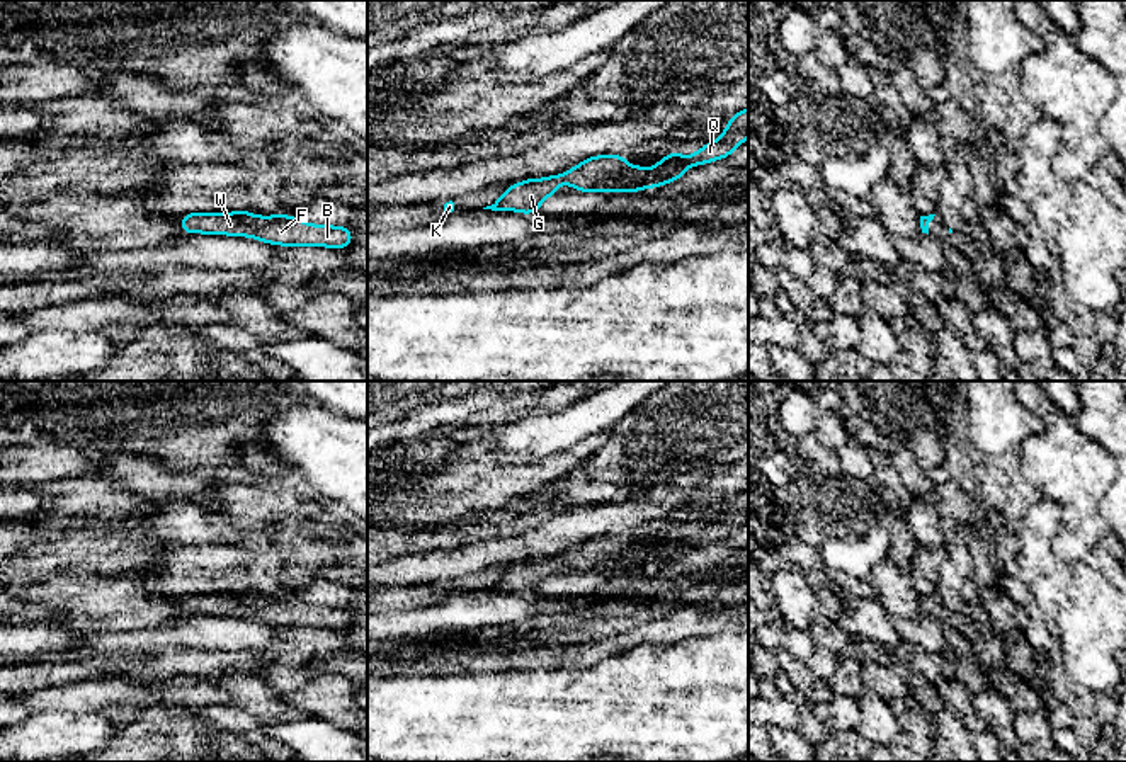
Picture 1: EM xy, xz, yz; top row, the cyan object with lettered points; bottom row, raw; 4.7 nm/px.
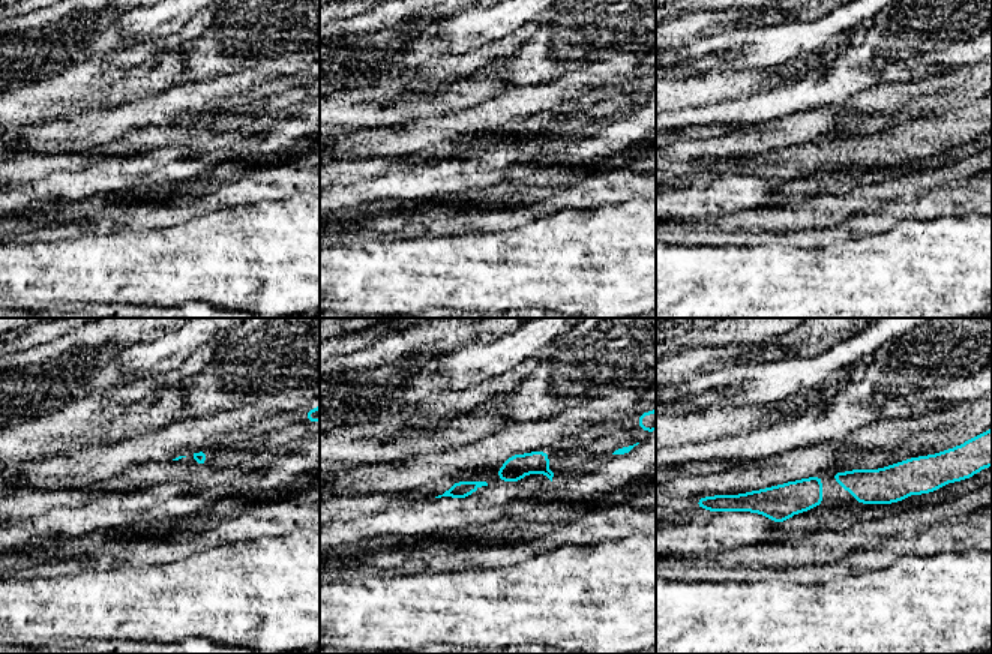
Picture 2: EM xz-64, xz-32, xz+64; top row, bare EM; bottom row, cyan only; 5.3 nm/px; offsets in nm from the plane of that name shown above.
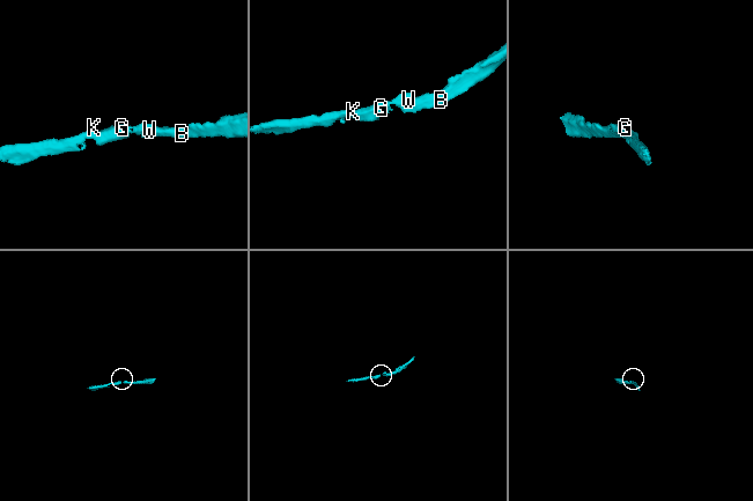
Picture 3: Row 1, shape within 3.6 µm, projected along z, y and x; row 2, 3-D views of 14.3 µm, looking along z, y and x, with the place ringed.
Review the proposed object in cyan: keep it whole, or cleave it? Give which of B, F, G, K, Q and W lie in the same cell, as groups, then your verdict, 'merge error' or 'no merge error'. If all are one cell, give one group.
B F G K Q W | no merge error

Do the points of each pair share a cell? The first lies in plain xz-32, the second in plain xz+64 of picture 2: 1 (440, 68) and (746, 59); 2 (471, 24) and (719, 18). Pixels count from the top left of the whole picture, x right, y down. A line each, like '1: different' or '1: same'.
1: different
2: different

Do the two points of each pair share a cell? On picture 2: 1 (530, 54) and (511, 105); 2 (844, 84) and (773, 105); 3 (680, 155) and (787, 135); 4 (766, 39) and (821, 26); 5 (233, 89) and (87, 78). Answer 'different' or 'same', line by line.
1: different
2: same
3: same
4: same
5: different

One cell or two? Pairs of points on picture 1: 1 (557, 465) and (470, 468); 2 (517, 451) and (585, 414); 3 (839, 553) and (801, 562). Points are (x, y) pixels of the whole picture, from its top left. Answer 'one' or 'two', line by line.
1: one
2: one
3: two

